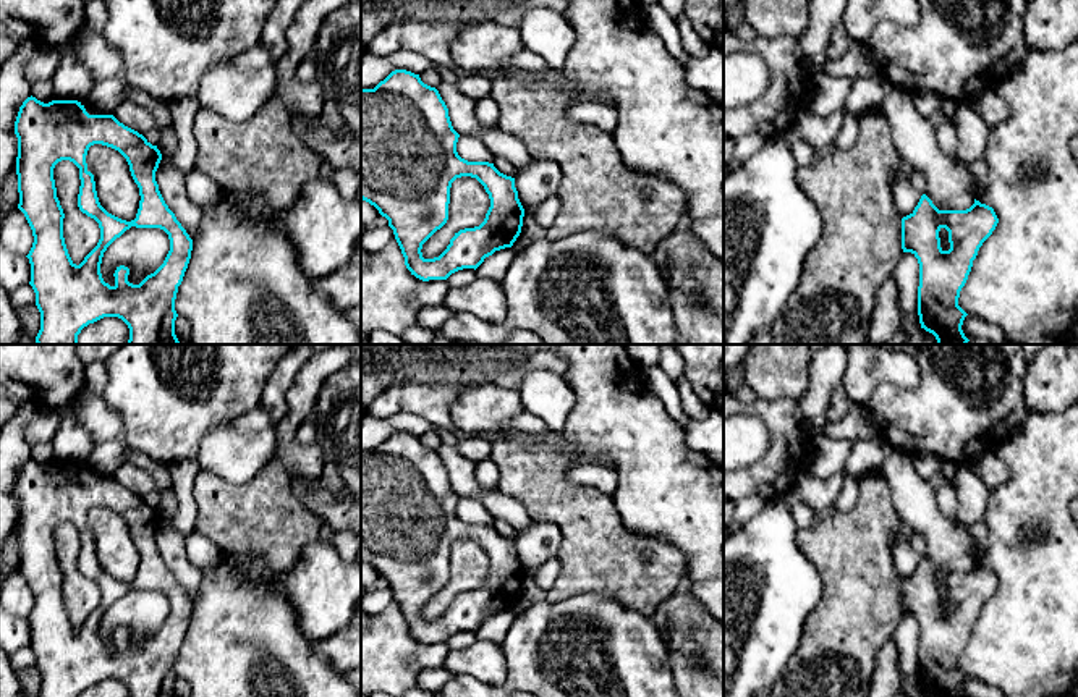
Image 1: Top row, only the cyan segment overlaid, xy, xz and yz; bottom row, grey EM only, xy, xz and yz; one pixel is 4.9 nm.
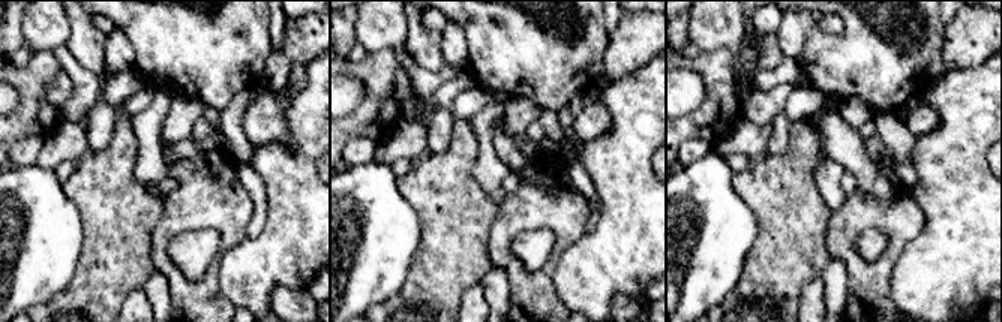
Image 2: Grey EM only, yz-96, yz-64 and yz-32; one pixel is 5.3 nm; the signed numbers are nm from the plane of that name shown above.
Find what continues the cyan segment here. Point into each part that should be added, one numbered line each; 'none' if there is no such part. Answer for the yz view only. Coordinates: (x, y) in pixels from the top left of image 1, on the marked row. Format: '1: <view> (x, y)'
none

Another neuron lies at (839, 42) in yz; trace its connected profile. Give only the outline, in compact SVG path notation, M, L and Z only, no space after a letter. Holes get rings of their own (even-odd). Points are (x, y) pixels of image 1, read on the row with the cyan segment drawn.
M838 21L834 27L832 27L832 34L827 44L827 50L825 50L825 57L829 60L838 60L842 58L850 45L851 45L851 37L848 36L848 32L843 29L842 21Z

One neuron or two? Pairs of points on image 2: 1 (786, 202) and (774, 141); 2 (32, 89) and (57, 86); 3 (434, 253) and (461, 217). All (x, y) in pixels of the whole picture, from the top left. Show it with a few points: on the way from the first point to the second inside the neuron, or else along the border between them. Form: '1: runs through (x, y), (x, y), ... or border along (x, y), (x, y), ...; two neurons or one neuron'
1: border along (791, 123), (788, 147), (782, 153), (770, 155); two neurons
2: border along (60, 69), (47, 87), (45, 99); two neurons
3: runs through (443, 244), (455, 232), (455, 226); one neuron

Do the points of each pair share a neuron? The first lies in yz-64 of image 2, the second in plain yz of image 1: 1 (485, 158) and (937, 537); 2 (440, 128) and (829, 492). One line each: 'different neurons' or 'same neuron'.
1: different neurons
2: different neurons

